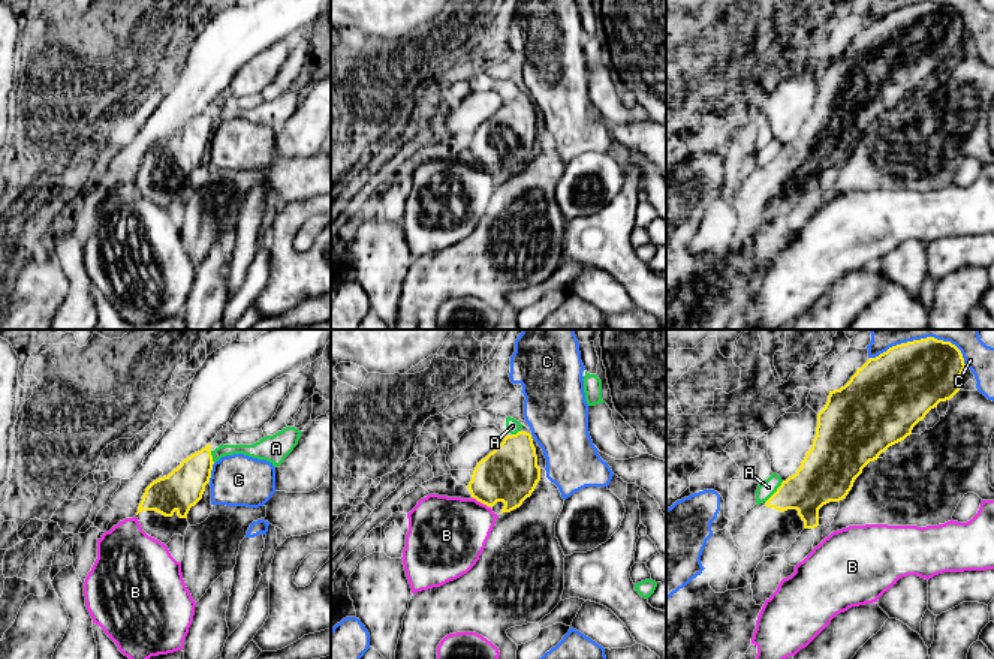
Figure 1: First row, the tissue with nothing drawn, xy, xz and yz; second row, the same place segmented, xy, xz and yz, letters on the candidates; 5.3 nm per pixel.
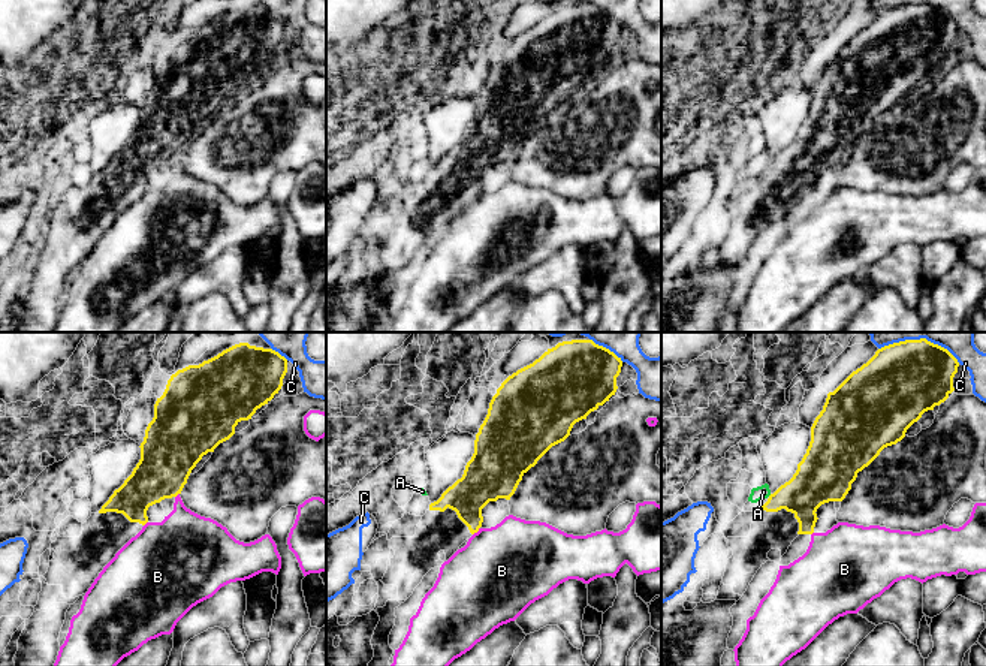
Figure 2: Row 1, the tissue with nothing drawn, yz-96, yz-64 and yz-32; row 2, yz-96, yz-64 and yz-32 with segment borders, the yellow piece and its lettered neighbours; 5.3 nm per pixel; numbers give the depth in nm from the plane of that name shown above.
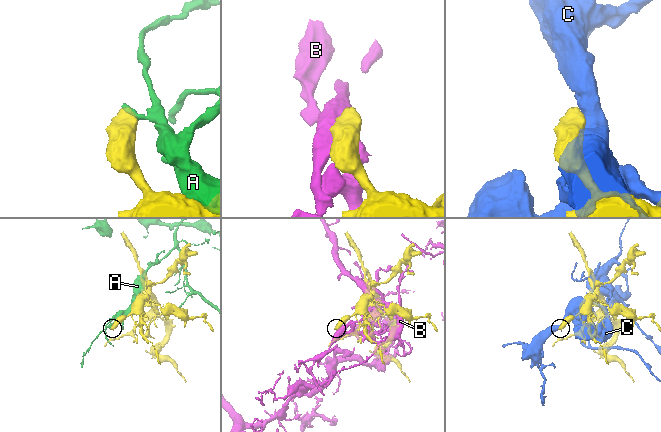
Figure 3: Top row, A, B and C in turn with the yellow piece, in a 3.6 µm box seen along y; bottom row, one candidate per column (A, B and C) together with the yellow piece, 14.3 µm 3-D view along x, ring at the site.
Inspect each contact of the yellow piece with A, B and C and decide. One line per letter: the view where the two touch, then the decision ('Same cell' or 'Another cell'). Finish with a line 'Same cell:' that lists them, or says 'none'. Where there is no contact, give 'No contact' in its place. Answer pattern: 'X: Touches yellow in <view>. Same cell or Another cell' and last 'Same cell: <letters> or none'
A: Touches yellow in yz. Another cell
B: Touches yellow in xz. Another cell
C: Touches yellow in yz. Another cell
Same cell: none

